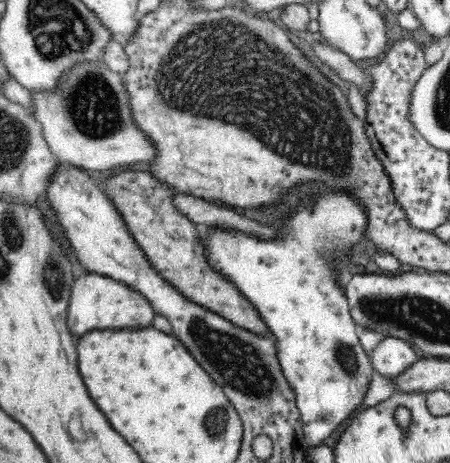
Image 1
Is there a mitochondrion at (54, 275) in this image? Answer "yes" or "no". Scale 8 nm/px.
yes

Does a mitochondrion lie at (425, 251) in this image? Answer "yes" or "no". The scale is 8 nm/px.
no

